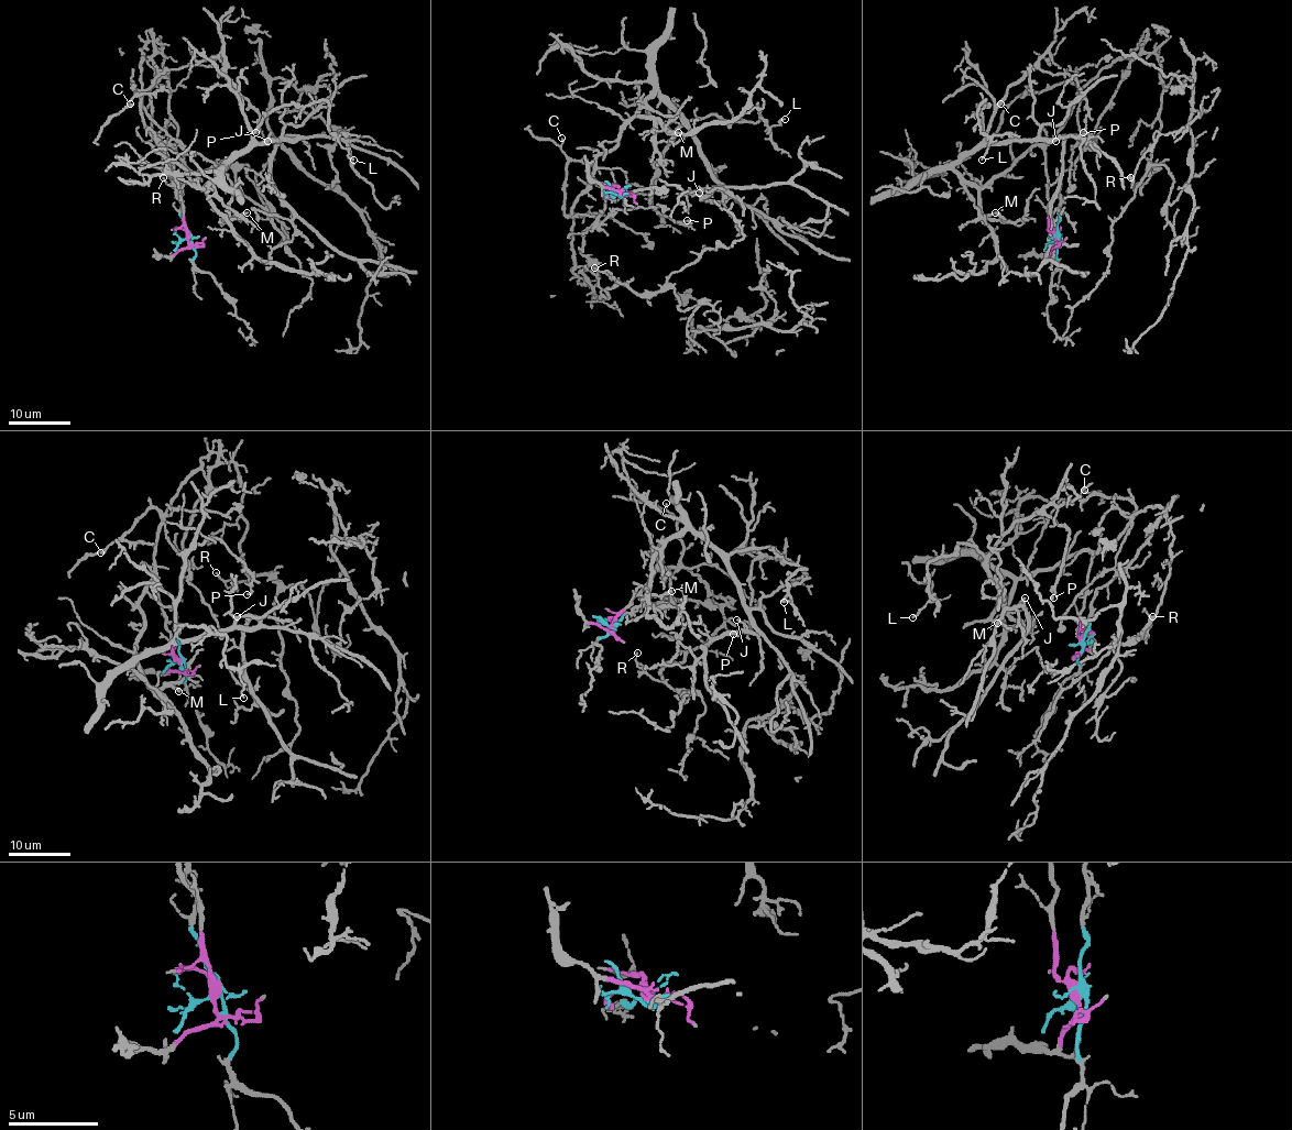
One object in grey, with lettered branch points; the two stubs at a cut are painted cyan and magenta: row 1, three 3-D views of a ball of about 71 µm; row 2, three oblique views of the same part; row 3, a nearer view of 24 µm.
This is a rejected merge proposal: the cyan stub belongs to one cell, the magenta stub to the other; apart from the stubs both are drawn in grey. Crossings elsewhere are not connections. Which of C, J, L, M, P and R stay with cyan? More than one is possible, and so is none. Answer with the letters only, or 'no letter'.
R

